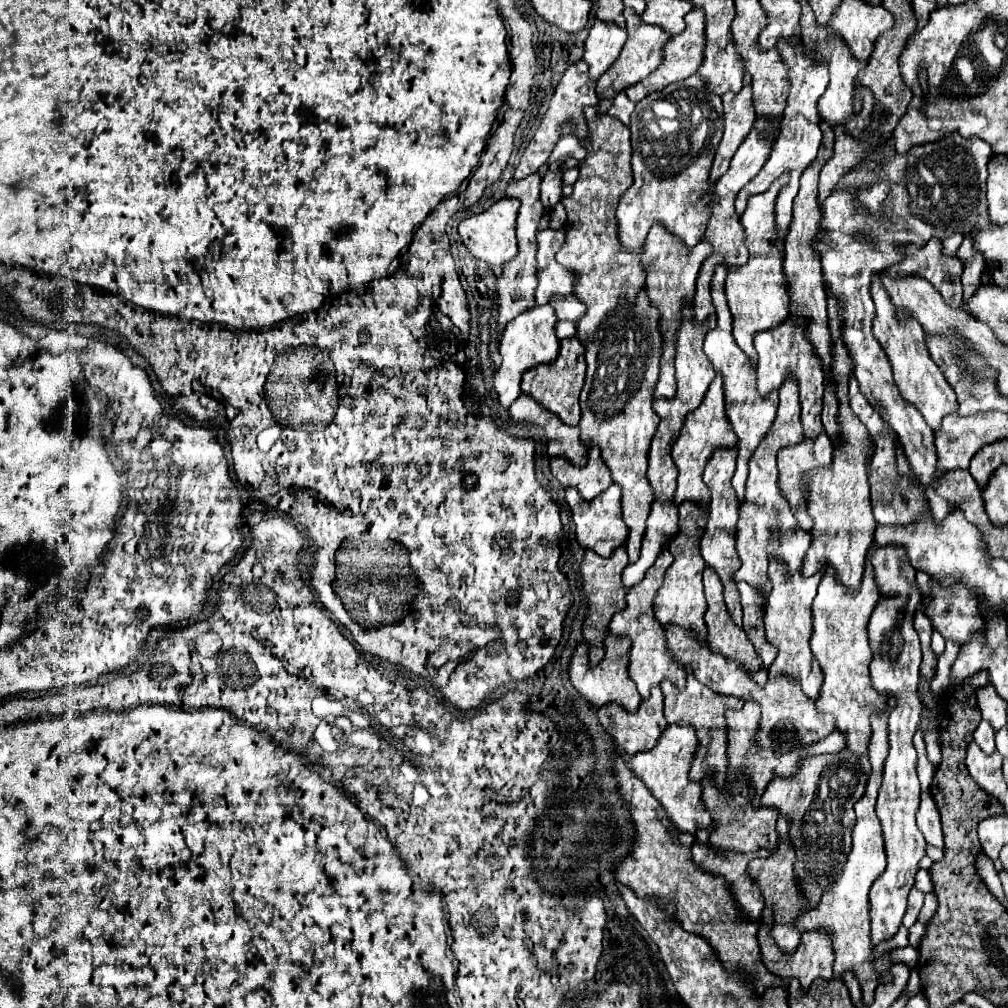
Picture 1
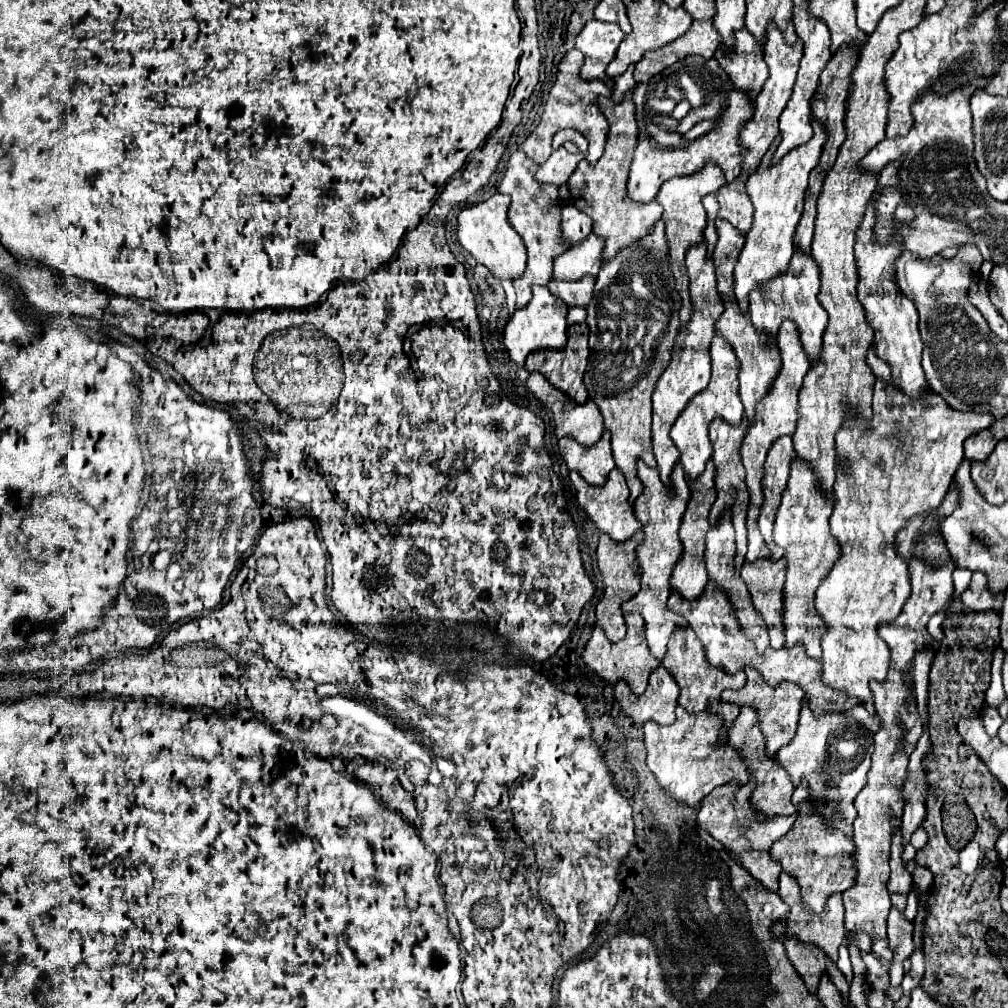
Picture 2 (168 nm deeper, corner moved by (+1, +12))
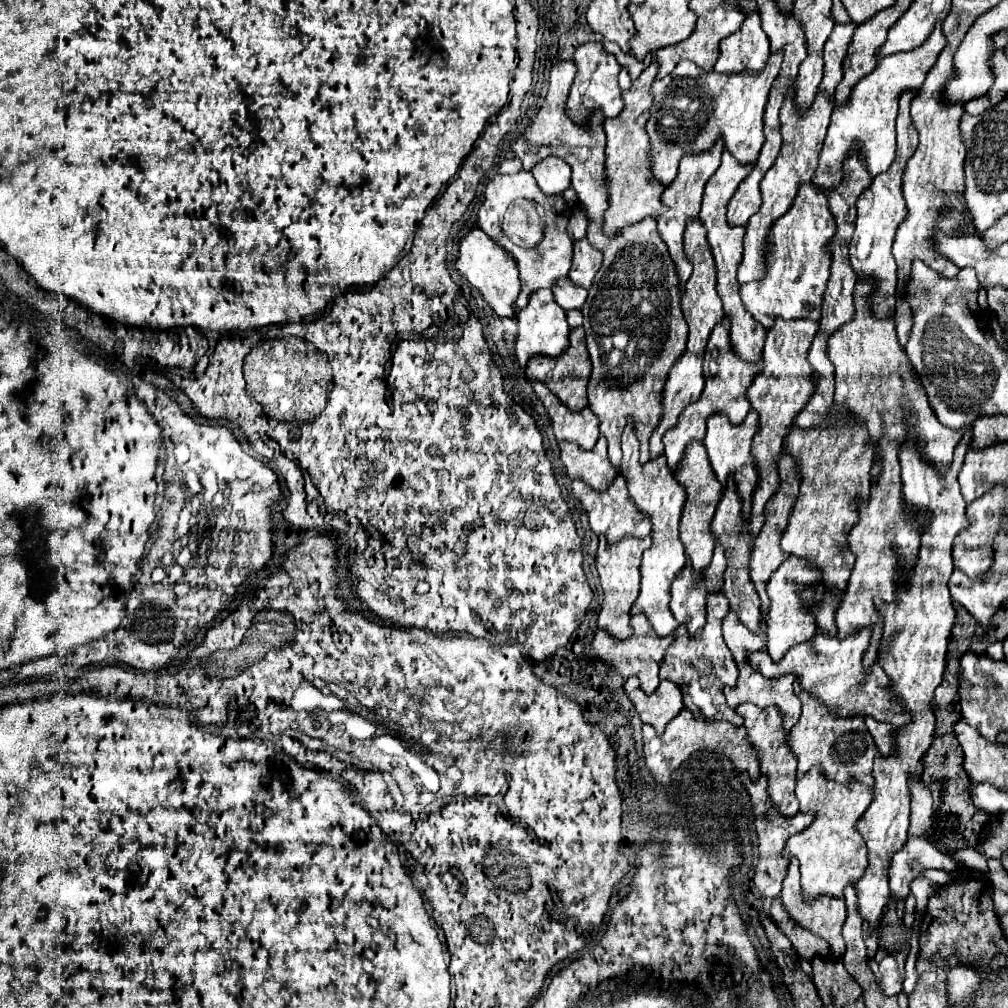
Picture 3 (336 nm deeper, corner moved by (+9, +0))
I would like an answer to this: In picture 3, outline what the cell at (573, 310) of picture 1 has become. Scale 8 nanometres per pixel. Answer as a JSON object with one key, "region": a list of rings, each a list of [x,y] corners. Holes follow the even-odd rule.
{"region":[[[569,278],[555,280],[555,284],[553,284],[553,294],[555,294],[557,304],[559,304],[563,310],[581,308],[583,302],[585,302],[585,298],[587,298],[587,290],[573,286],[573,284],[569,282]]]}

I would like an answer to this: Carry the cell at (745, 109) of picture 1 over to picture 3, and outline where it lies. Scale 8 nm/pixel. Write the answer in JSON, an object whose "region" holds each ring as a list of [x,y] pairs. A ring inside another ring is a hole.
{"region":[[[761,14],[747,16],[737,32],[721,40],[721,56],[715,64],[717,72],[759,72],[769,58],[769,38],[761,28]]]}

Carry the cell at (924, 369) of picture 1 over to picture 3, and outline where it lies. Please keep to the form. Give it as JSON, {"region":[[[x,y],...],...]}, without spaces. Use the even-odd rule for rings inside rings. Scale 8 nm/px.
{"region":[[[909,90],[903,92],[899,96],[899,116],[897,116],[897,156],[895,162],[889,166],[887,172],[879,174],[873,178],[871,186],[861,192],[859,200],[857,200],[857,224],[855,224],[855,234],[853,240],[849,244],[849,256],[851,256],[851,264],[853,270],[859,274],[869,274],[875,278],[875,292],[869,298],[869,304],[873,308],[873,314],[877,318],[891,318],[893,316],[893,308],[897,304],[897,264],[895,258],[891,254],[891,244],[893,244],[893,236],[899,228],[899,224],[905,220],[907,216],[907,208],[905,208],[905,200],[903,200],[903,192],[901,192],[901,180],[903,180],[903,172],[907,166],[907,160],[913,156],[913,152],[917,150],[919,144],[919,136],[917,130],[913,128],[911,116],[909,116],[909,104],[913,100],[913,96],[917,96],[919,90]]]}

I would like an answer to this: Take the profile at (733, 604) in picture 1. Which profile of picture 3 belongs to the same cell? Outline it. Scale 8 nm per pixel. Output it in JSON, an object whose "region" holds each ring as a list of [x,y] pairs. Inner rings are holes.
{"region":[[[717,412],[713,416],[709,416],[707,420],[707,436],[705,436],[705,448],[707,448],[707,454],[709,454],[709,460],[711,460],[711,466],[717,474],[717,480],[727,482],[729,476],[735,478],[737,482],[737,488],[739,488],[739,494],[743,498],[743,516],[749,516],[751,512],[751,504],[753,504],[753,492],[759,484],[759,470],[757,470],[757,464],[753,460],[753,454],[751,454],[751,444],[753,444],[753,436],[757,432],[757,412],[749,412],[749,416],[739,424],[739,426],[733,426],[729,424],[729,418],[723,414],[723,412]]]}

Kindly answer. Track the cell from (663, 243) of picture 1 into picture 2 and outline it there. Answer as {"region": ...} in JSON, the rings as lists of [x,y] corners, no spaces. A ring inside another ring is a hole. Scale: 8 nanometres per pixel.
{"region":[[[707,162],[699,172],[685,176],[685,178],[671,178],[667,180],[659,194],[657,194],[657,202],[663,206],[663,222],[665,222],[665,236],[667,236],[667,246],[669,246],[669,268],[671,274],[675,278],[675,288],[681,294],[681,310],[679,310],[679,318],[681,318],[681,328],[687,326],[689,316],[691,316],[691,300],[689,300],[689,278],[685,272],[685,254],[691,246],[697,246],[703,242],[703,230],[707,226],[707,214],[705,208],[701,204],[703,196],[707,196],[709,192],[715,192],[717,188],[721,188],[725,184],[723,172],[719,166],[715,166],[713,162]]]}

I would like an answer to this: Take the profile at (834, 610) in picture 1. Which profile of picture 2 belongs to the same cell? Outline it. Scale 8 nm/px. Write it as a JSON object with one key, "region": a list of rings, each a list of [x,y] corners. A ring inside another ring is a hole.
{"region":[[[881,380],[875,382],[873,394],[873,420],[847,420],[841,432],[835,436],[837,442],[837,480],[833,486],[833,514],[829,518],[831,534],[841,546],[841,558],[835,562],[833,570],[819,584],[815,592],[815,610],[825,624],[825,634],[821,636],[823,648],[823,670],[821,680],[825,686],[845,692],[851,698],[859,698],[869,714],[875,714],[873,696],[869,682],[883,682],[889,664],[889,646],[879,638],[879,624],[895,620],[909,598],[909,572],[901,556],[897,556],[893,542],[895,534],[905,526],[905,522],[929,508],[937,508],[947,494],[953,474],[963,460],[963,442],[995,422],[991,412],[957,412],[941,400],[941,396],[931,394],[929,398],[911,400],[901,394],[895,386]]]}

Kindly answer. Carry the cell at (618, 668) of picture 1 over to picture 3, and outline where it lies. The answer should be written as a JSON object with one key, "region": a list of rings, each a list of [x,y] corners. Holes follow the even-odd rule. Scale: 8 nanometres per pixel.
{"region":[[[637,614],[633,616],[631,620],[631,626],[633,626],[633,636],[627,638],[627,640],[613,640],[609,636],[609,632],[605,630],[599,630],[595,634],[595,640],[593,640],[593,648],[597,650],[597,654],[601,654],[601,658],[611,664],[623,678],[629,678],[629,676],[639,676],[641,680],[641,688],[645,694],[653,694],[655,688],[659,686],[661,678],[659,678],[659,664],[669,648],[669,644],[675,640],[675,636],[667,636],[667,638],[661,638],[661,636],[653,636],[653,628],[649,628],[649,620],[645,620],[645,616]]]}

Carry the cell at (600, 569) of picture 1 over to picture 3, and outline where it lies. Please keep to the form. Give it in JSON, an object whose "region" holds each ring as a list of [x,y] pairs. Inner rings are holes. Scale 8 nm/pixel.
{"region":[[[599,536],[599,552],[597,552],[597,570],[603,586],[603,606],[599,612],[599,628],[607,630],[611,636],[625,640],[633,634],[633,628],[629,628],[629,608],[639,596],[639,584],[641,584],[641,556],[651,546],[651,536],[645,538],[631,538],[625,536],[625,540],[619,540],[617,544],[609,544],[605,536]]]}

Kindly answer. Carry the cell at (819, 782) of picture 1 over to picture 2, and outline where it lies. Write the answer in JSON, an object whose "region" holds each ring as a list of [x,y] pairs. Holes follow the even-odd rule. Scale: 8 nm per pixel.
{"region":[[[805,698],[797,734],[789,742],[789,746],[781,748],[775,754],[775,764],[787,770],[793,784],[807,780],[809,792],[811,796],[815,796],[815,800],[811,800],[815,812],[823,818],[827,818],[825,814],[831,814],[827,818],[827,826],[839,828],[845,836],[851,836],[851,824],[855,820],[853,800],[867,782],[871,752],[873,752],[873,734],[867,732],[865,726],[845,718],[843,714],[825,714],[821,718],[815,718]]]}

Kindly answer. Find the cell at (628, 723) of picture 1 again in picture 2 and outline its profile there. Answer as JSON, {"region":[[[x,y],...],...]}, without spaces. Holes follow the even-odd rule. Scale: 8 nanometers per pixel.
{"region":[[[657,666],[651,672],[649,686],[641,696],[635,696],[625,682],[617,682],[613,690],[623,714],[633,718],[637,724],[645,724],[649,720],[661,726],[673,724],[679,686],[663,666]]]}

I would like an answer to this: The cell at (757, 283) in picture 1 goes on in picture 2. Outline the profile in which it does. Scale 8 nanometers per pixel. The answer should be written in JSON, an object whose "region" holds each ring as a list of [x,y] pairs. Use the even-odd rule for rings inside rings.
{"region":[[[813,120],[813,138],[797,148],[793,152],[787,152],[781,162],[769,164],[775,146],[779,144],[779,138],[773,142],[771,150],[765,154],[761,166],[747,178],[747,194],[753,202],[753,226],[747,232],[745,246],[739,254],[739,260],[735,264],[735,298],[741,312],[749,310],[749,292],[761,288],[765,282],[781,276],[789,268],[789,260],[793,258],[793,232],[803,212],[803,198],[807,188],[809,172],[817,166],[821,148],[825,144],[825,132],[817,120]]]}

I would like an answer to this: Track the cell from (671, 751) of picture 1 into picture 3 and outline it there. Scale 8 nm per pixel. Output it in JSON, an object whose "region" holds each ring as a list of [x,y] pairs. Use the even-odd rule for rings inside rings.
{"region":[[[683,710],[679,716],[675,716],[675,720],[667,724],[667,730],[661,736],[657,736],[649,724],[643,724],[643,742],[645,742],[643,746],[645,762],[659,784],[671,784],[673,770],[677,770],[683,762],[687,762],[689,756],[697,750],[717,750],[719,754],[727,756],[737,770],[749,772],[751,780],[759,780],[761,776],[761,768],[757,764],[757,752],[753,752],[753,746],[747,740],[747,730],[743,726],[733,726],[729,722],[695,720],[689,710]]]}

